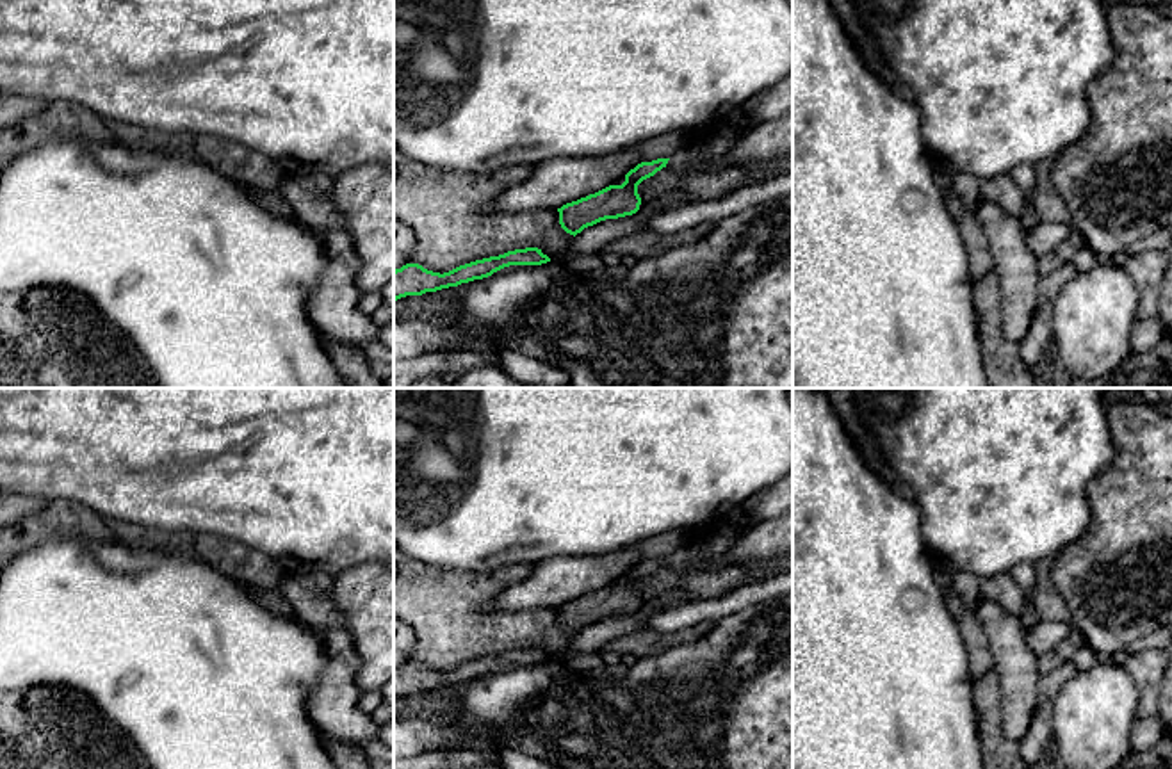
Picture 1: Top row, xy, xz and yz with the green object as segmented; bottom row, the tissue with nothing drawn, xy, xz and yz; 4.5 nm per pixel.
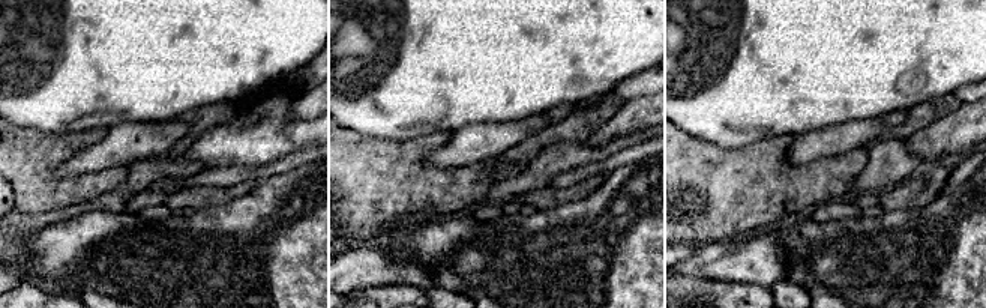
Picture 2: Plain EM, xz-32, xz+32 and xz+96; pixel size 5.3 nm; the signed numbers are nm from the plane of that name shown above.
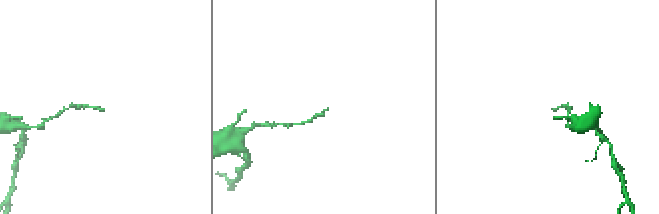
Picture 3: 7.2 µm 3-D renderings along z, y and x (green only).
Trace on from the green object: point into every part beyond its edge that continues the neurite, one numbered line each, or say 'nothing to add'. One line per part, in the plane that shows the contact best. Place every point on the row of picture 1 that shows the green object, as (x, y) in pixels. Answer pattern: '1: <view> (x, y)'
1: xz (695, 155)

